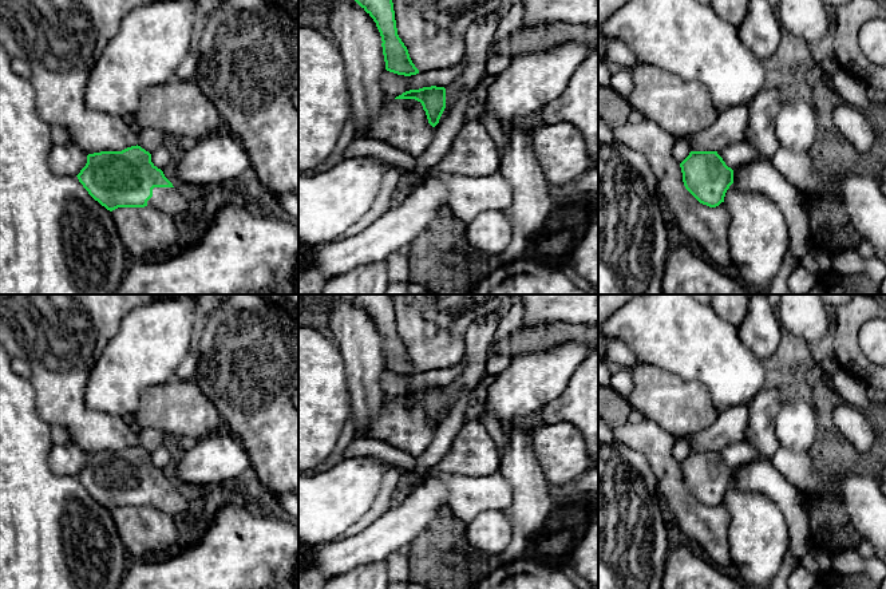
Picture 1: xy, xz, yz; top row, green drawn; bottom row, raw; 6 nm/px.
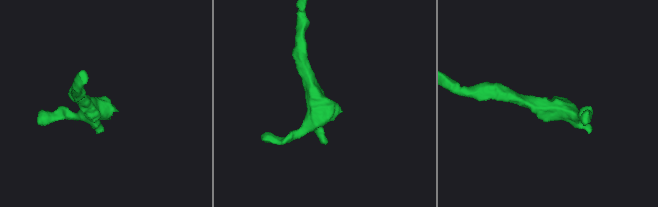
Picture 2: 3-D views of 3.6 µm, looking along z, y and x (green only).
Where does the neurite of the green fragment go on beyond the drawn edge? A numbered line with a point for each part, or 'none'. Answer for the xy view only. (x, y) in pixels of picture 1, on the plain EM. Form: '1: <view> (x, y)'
1: xy (169, 499)

